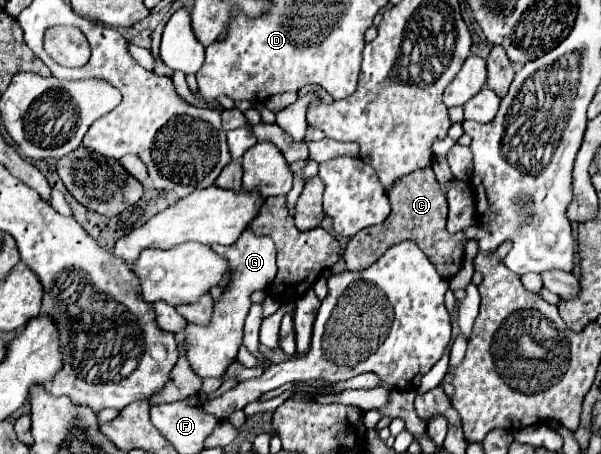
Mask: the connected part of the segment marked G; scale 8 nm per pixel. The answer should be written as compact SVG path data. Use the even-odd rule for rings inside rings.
M245 228L235 244L211 246L211 248L219 256L225 256L229 260L231 282L227 284L223 296L215 302L215 312L213 312L211 322L207 326L187 324L187 328L181 334L181 338L185 340L189 364L195 370L195 374L199 374L201 378L219 378L227 370L227 366L233 362L243 342L243 324L251 306L249 296L253 290L267 288L273 282L275 272L277 272L273 240L269 236L255 236L251 228Z

